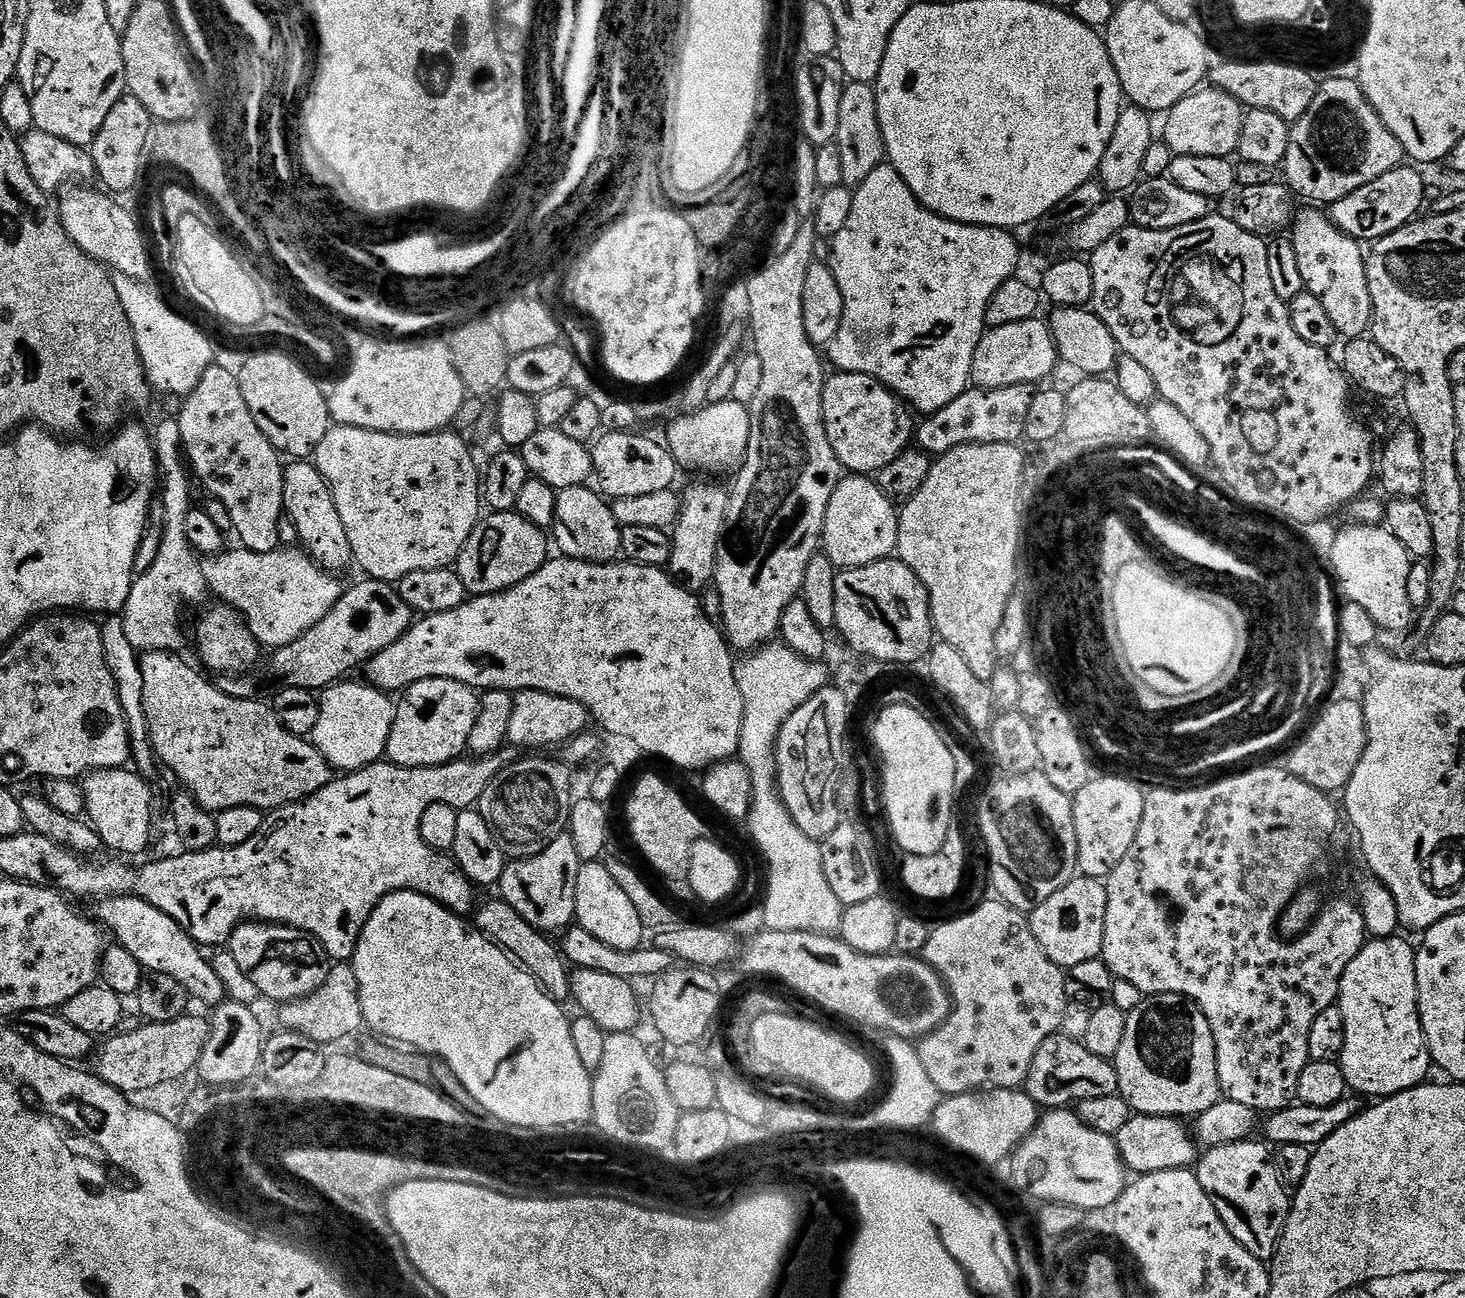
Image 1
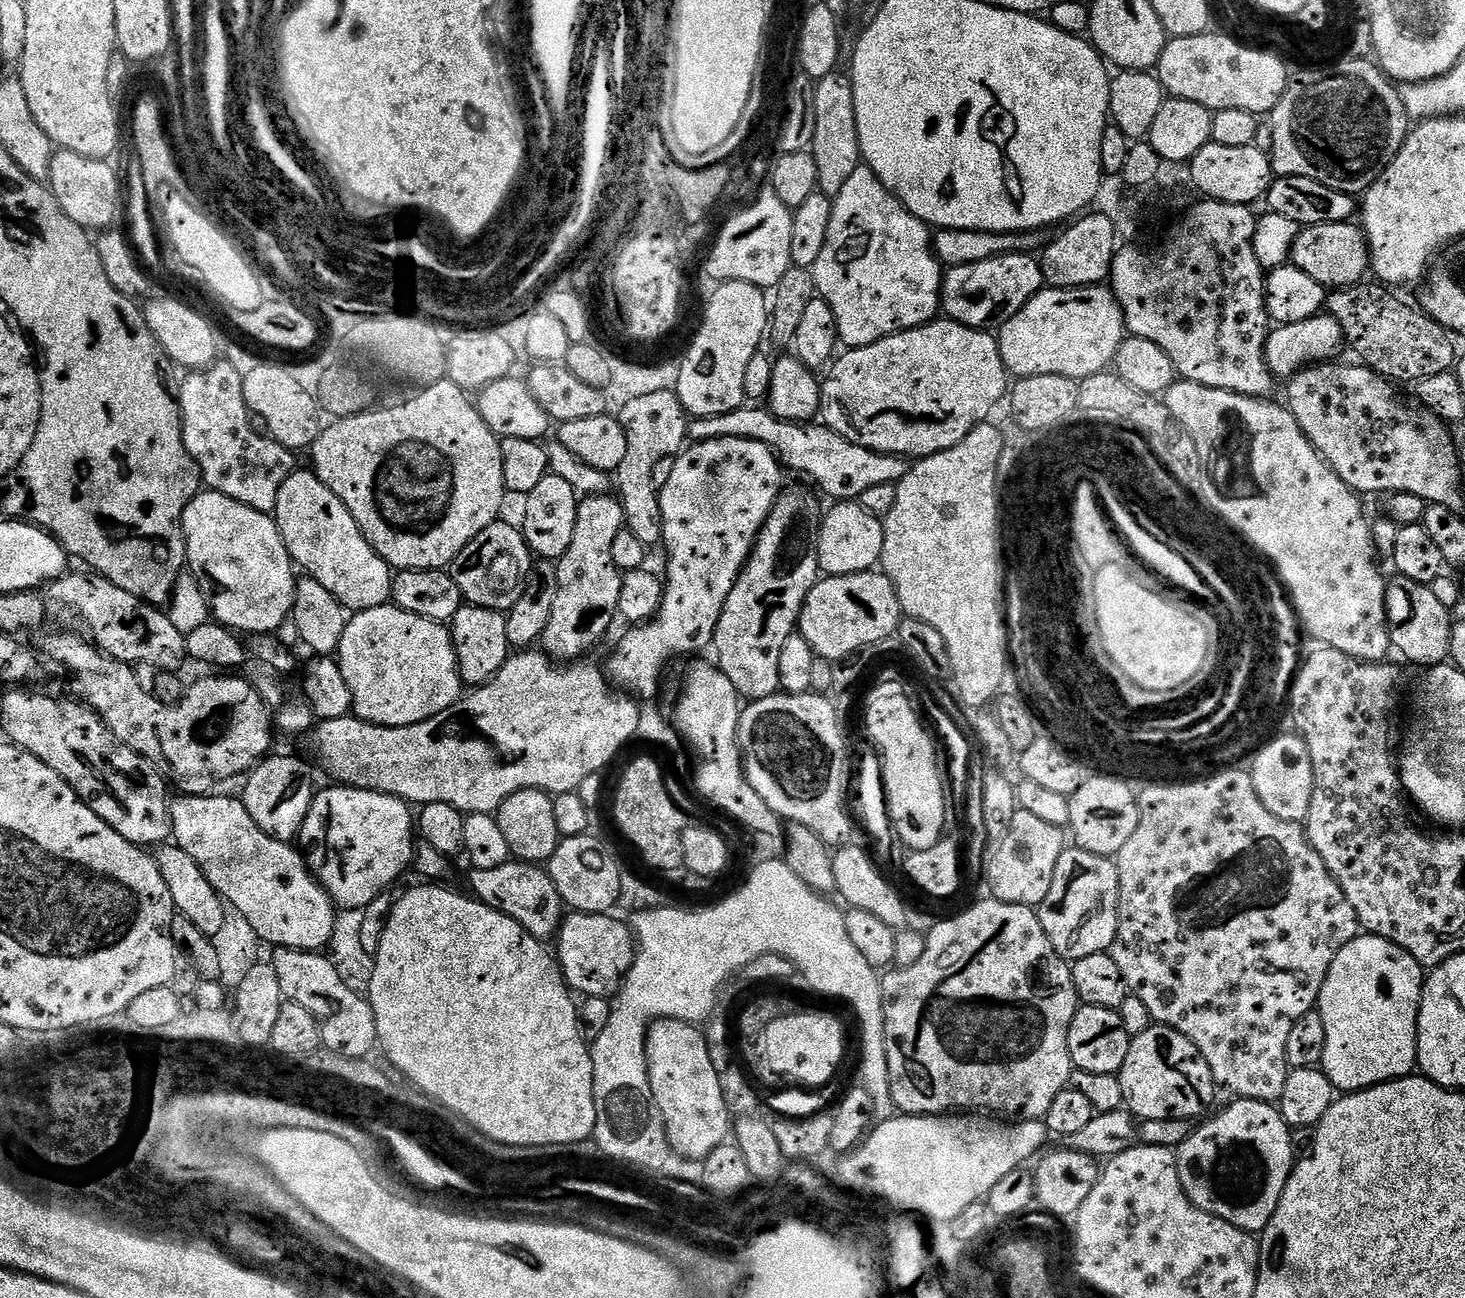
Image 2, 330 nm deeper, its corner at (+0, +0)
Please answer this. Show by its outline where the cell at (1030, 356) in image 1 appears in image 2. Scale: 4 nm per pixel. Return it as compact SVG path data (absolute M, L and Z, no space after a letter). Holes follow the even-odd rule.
M1095 284L1089 288L1050 288L1045 286L1040 289L1040 293L1034 298L1030 298L1030 302L1026 302L1026 306L1022 306L1022 310L1018 310L1018 314L1014 314L1014 318L1010 318L1005 324L999 325L998 328L1002 362L1013 377L1033 376L1034 374L1062 374L1066 378L1077 382L1090 378L1090 374L1098 374L1105 371L1115 361L1116 351L1121 342L1124 341L1125 335L1124 315L1120 309L1120 303L1116 301L1116 296L1112 293L1111 287L1099 284Z

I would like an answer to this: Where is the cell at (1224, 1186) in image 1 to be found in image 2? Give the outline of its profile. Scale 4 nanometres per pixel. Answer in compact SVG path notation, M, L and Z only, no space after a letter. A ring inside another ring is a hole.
M1239 1098L1231 1102L1233 1104L1222 1109L1213 1120L1205 1119L1205 1124L1201 1128L1199 1125L1186 1142L1180 1144L1176 1152L1178 1174L1186 1194L1202 1210L1238 1226L1244 1232L1260 1234L1270 1218L1274 1218L1274 1210L1278 1210L1278 1202L1282 1202L1286 1182L1298 1159L1297 1149L1292 1145L1293 1129L1288 1127L1275 1103Z

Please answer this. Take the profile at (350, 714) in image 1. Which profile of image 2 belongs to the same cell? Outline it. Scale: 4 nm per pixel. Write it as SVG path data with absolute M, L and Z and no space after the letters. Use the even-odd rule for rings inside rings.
M391 602L357 612L349 619L346 634L342 634L338 659L342 676L350 686L352 712L358 720L391 728L414 726L442 714L442 710L453 708L462 698L460 666L451 631L439 620L410 614Z

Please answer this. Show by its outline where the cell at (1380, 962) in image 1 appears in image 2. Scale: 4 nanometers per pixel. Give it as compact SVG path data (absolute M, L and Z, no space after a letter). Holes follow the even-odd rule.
M1361 934L1356 936L1342 950L1338 950L1338 958L1334 958L1334 966L1326 974L1326 982L1320 991L1320 1003L1318 1010L1322 1014L1322 1023L1326 1025L1326 1054L1322 1071L1330 1078L1330 1082L1341 1093L1363 1092L1365 1088L1373 1088L1376 1084L1385 1084L1391 1080L1400 1080L1403 1076L1413 1075L1417 1067L1416 1062L1416 1023L1420 1013L1420 999L1424 993L1424 982L1426 979L1425 969L1420 967L1419 962L1406 950L1402 950L1394 942L1390 942L1381 936Z

